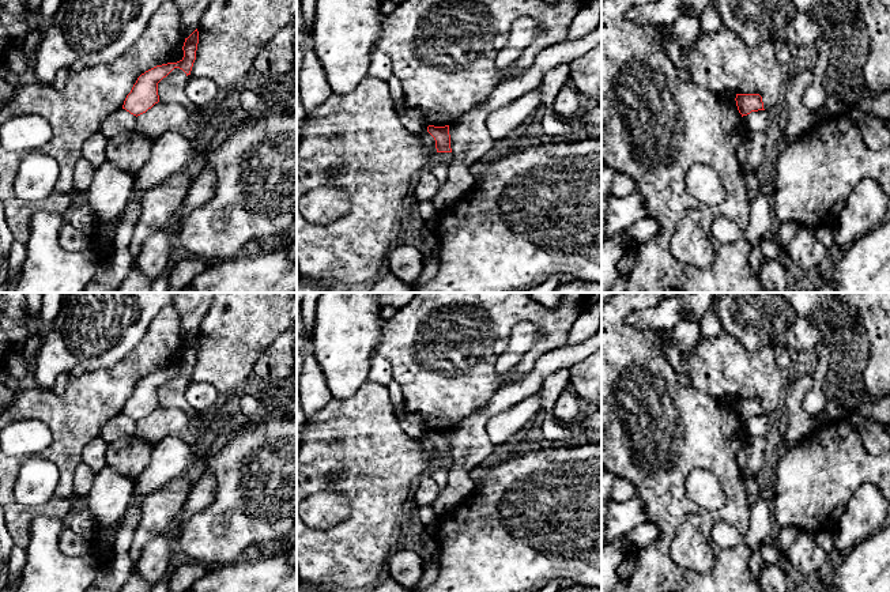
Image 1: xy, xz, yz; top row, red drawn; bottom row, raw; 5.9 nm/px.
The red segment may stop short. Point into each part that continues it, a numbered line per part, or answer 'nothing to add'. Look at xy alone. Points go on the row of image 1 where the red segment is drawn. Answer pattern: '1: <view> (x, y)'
nothing to add

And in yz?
nothing to add

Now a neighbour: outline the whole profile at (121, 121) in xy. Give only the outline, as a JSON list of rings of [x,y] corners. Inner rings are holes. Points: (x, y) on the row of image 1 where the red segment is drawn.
[[[121,108],[105,118],[98,133],[109,140],[120,133],[136,131],[136,118],[136,116]]]

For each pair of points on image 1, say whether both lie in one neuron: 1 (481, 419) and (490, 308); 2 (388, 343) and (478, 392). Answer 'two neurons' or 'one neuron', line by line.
1: two neurons
2: one neuron

